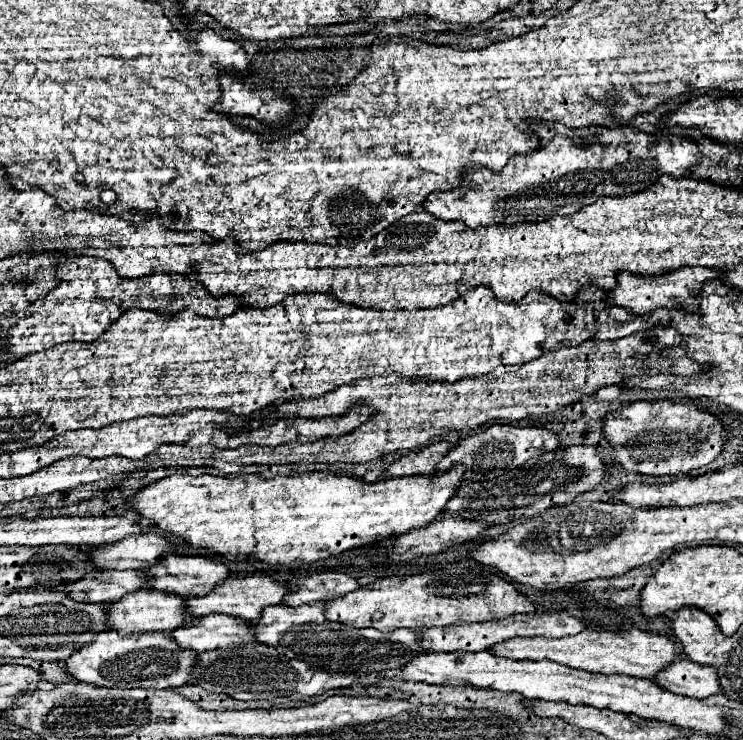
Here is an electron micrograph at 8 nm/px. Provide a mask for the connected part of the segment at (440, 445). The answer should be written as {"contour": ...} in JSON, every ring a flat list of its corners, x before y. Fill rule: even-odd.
{"contour":[[447,441,431,443,423,449,409,451,401,459,397,459,393,465,387,467,385,477,411,477,411,475,431,475,435,473,437,463,447,455,447,451,453,445]]}

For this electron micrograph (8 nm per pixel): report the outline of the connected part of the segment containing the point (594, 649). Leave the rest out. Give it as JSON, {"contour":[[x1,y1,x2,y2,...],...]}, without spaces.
{"contour":[[637,627,631,629,619,629,619,631,595,631,587,629,579,635,561,637,561,639,545,639,545,637,533,637,533,639,507,639,499,645,493,645,489,651,497,653,499,657,507,659,549,659,573,669,583,669,591,673,603,673,603,675,631,675,631,677,643,677,653,679,659,671,667,669,671,663,681,659,683,651,677,649,677,645,667,635,655,635,649,631,641,631]]}

